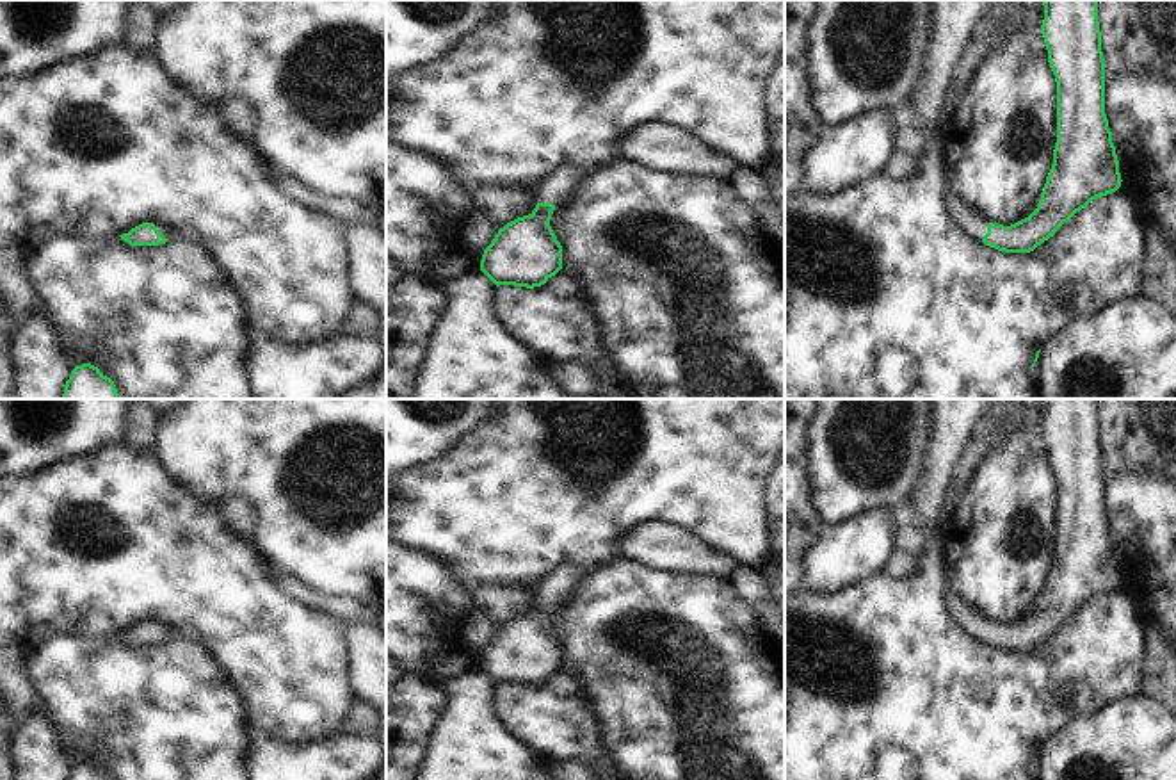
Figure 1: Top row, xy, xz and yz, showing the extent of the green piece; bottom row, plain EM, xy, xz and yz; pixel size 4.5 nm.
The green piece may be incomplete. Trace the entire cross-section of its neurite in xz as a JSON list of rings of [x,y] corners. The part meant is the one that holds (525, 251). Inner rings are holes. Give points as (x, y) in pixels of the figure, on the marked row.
[[[559,166],[534,189],[536,208],[498,230],[484,249],[480,271],[496,285],[541,287],[562,269],[562,246],[550,219],[584,178],[576,166]]]

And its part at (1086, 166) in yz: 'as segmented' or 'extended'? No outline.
extended

